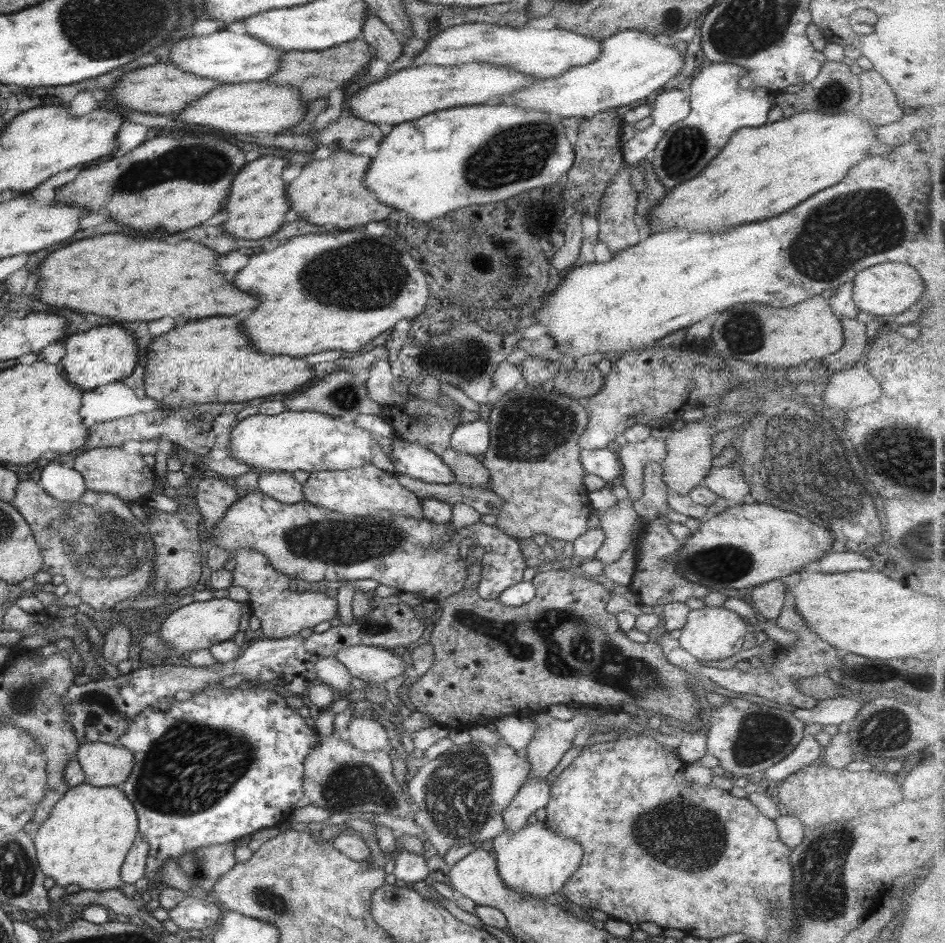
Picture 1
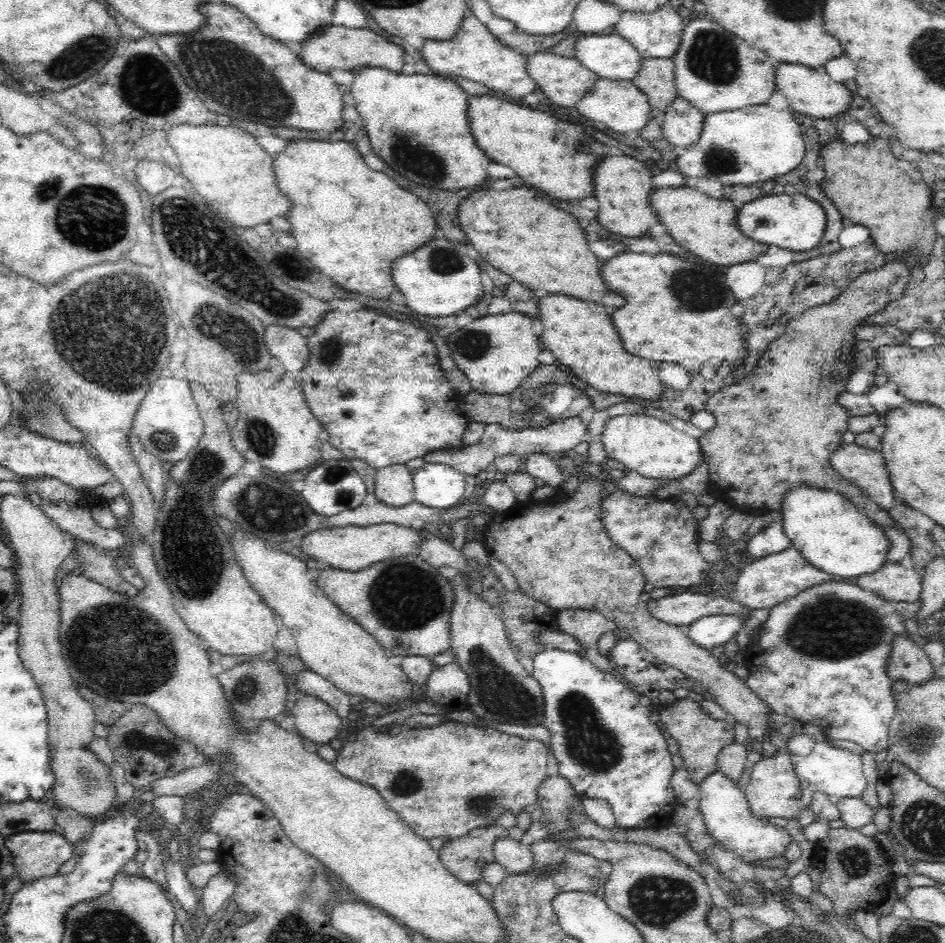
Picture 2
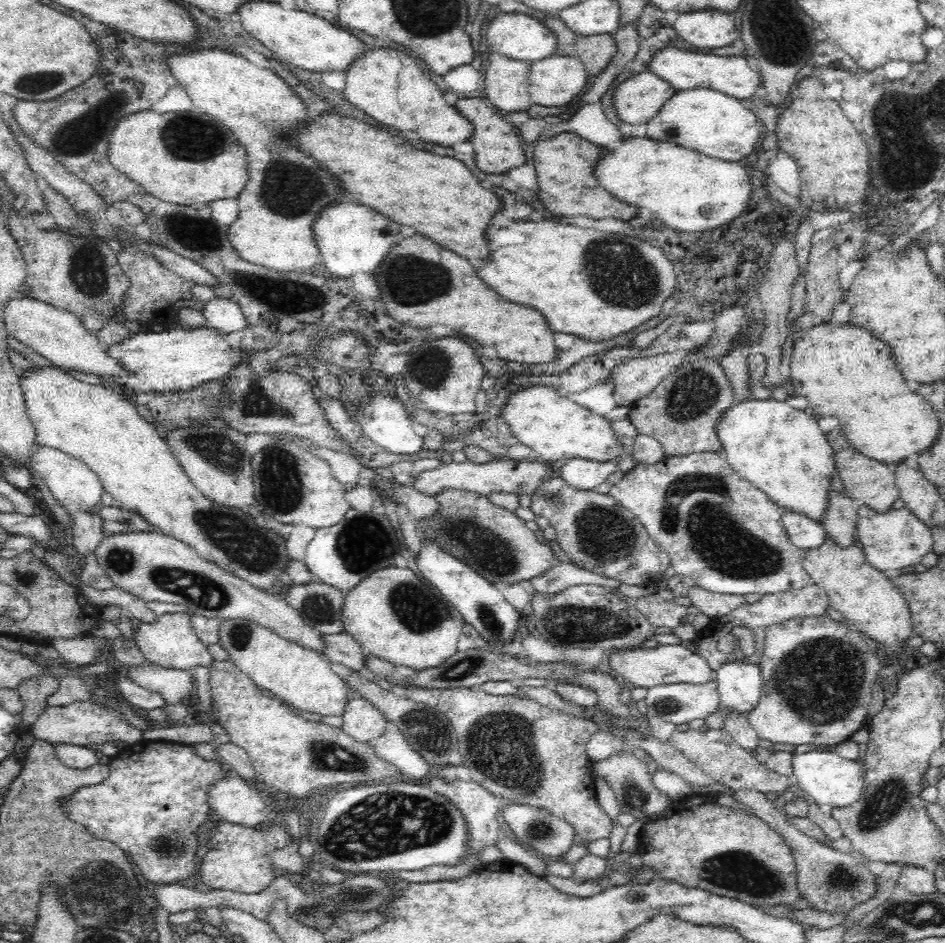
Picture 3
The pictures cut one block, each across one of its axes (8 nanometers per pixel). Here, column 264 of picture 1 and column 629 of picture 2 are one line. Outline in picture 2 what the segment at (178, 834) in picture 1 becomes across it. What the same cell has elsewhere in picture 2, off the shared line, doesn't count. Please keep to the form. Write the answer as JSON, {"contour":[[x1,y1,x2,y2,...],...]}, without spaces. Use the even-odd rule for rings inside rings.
{"contour":[[545,648,532,655,533,668,531,675,541,684,543,688,545,712,544,724,551,734,551,747,553,756,559,762,559,775,567,778,574,787,575,792,581,799,602,799,612,805,612,811,616,816,616,825,622,829,660,829,671,826,674,808,678,804,674,798,674,791,670,786,670,776,674,772,675,766,672,765,672,755,666,747,664,735,656,723,650,721,650,708,640,705,639,695,630,688,617,673,607,673,592,665,582,654,573,650,560,650,558,648]]}

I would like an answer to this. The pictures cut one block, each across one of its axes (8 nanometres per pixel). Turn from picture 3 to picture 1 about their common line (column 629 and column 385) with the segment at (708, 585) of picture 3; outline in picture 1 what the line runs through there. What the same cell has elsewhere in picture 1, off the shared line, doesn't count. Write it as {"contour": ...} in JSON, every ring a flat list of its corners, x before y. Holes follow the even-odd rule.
{"contour":[[361,464,358,468,344,469,341,471,312,471,309,478,302,483,302,493,305,501,346,515,373,515,379,511,391,511,401,513,415,519,423,518,420,500,413,494,402,488,395,480,394,473,387,473,375,468,374,464]]}

